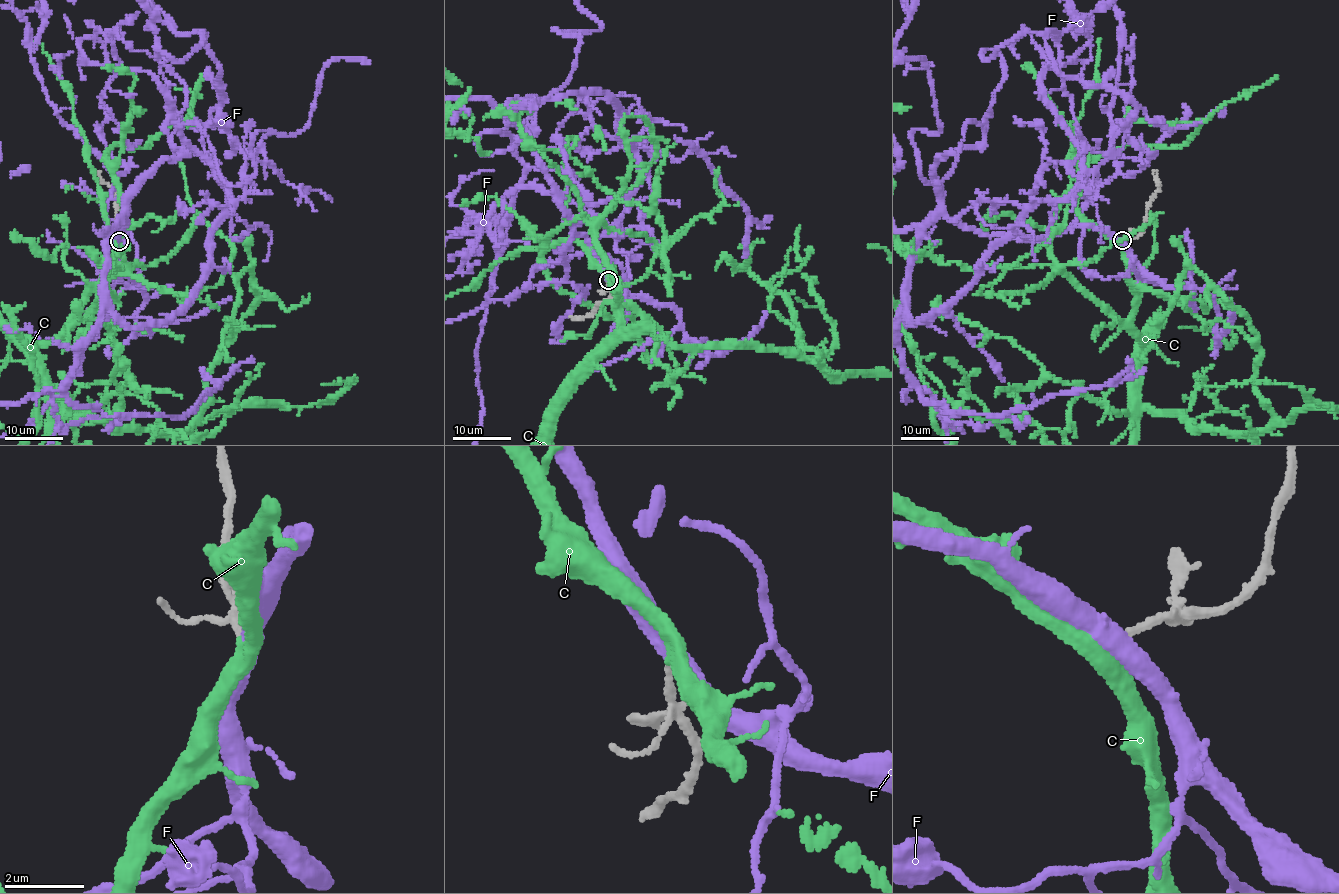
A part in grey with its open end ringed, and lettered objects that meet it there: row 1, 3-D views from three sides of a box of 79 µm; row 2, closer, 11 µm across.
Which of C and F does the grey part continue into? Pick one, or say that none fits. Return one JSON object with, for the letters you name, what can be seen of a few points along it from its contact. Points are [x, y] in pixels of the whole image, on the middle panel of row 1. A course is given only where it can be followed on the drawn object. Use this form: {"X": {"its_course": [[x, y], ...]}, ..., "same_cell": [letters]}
{"same_cell": ["C"]}

